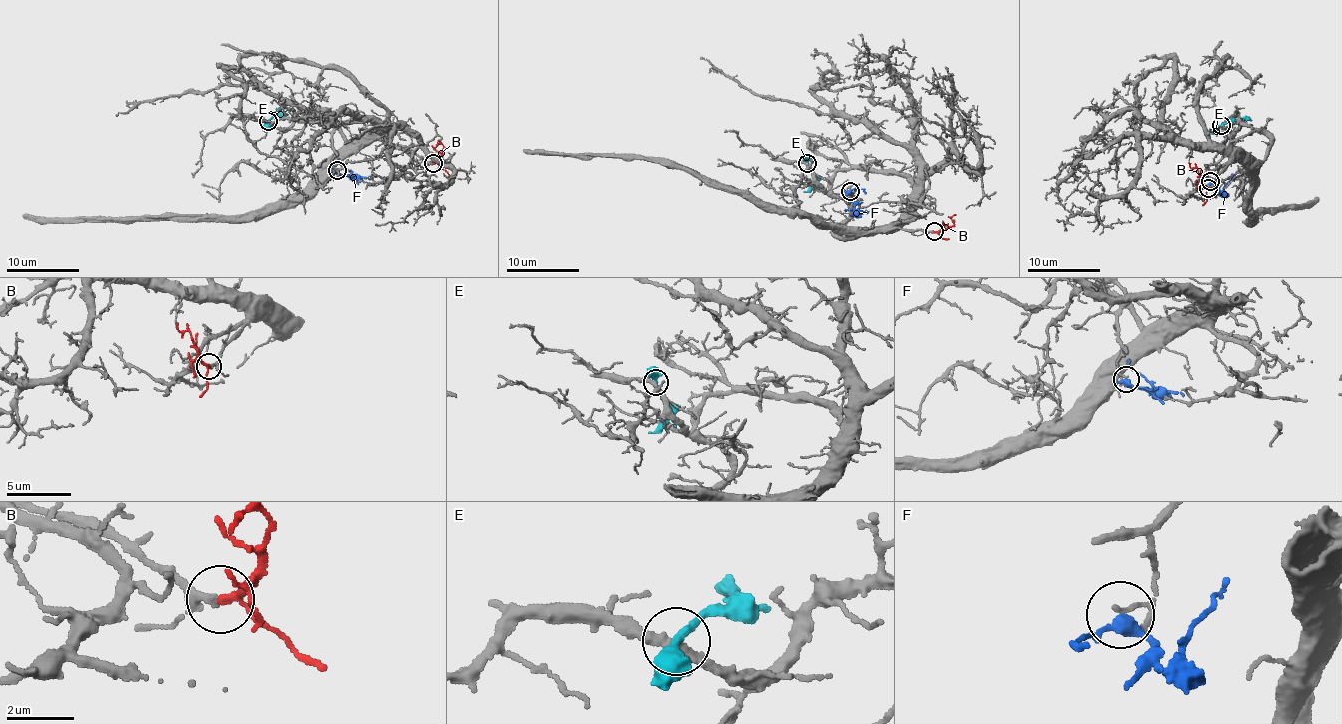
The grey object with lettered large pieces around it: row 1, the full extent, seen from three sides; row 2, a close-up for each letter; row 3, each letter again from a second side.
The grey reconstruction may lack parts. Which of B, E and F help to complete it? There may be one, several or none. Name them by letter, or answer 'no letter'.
B

